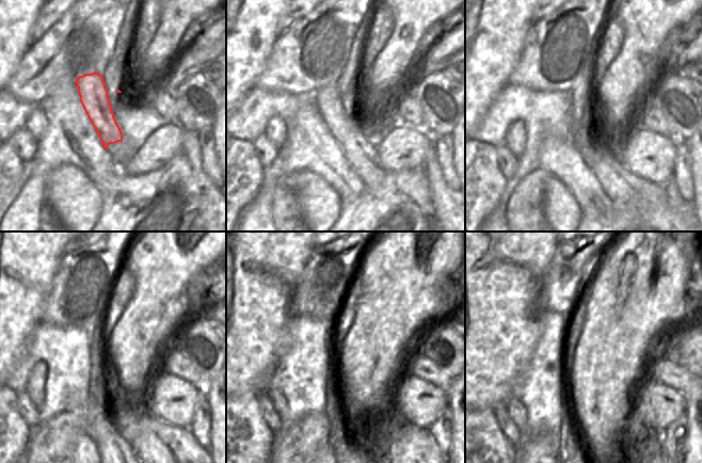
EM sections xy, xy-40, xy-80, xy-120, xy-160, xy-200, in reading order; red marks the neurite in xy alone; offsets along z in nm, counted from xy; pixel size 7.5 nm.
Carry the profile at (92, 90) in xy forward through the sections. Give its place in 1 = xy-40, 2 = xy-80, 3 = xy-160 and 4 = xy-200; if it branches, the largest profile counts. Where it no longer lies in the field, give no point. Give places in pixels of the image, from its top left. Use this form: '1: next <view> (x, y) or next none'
1: next xy-40 (360, 153)
2: next xy-80 (627, 193)
3: next xy-160 (400, 448)
4: next xy-200 (642, 448)

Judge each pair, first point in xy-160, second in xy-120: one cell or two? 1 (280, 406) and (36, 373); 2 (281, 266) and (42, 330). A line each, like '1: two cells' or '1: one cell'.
1: one cell
2: two cells

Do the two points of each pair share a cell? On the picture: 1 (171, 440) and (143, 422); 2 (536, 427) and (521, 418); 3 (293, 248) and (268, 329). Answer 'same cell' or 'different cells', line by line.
1: same cell
2: different cells
3: same cell

